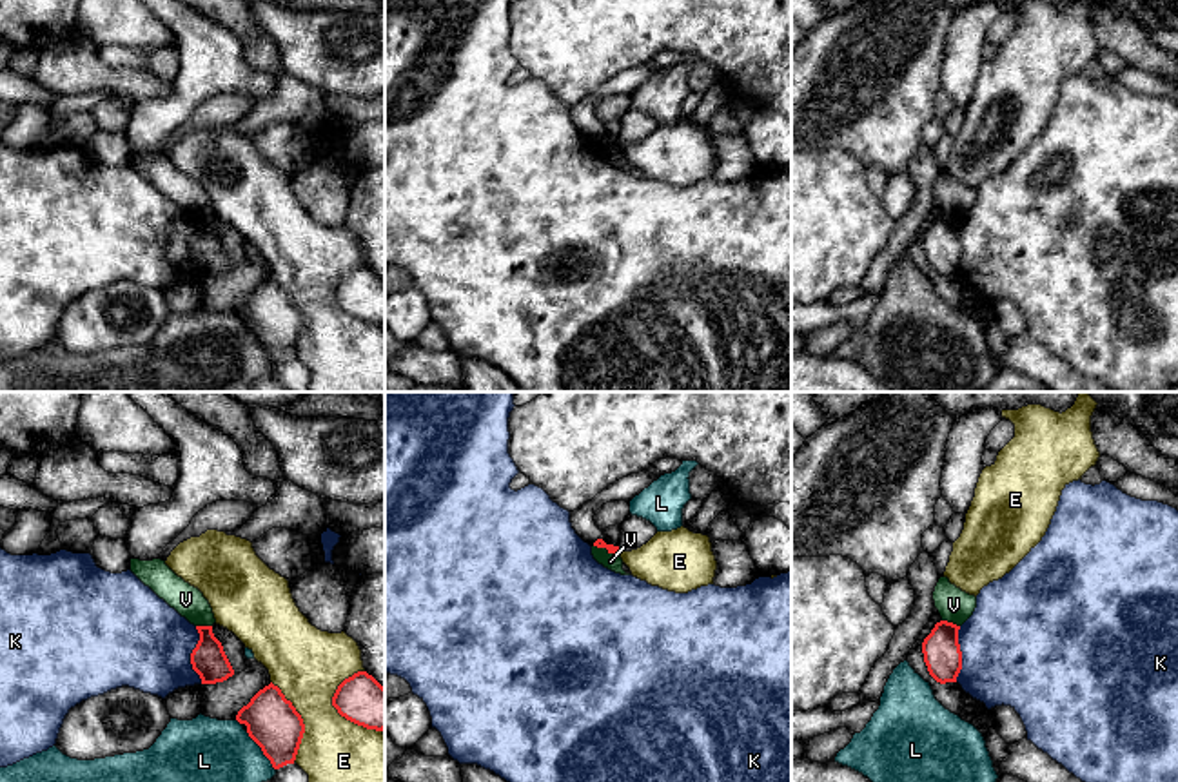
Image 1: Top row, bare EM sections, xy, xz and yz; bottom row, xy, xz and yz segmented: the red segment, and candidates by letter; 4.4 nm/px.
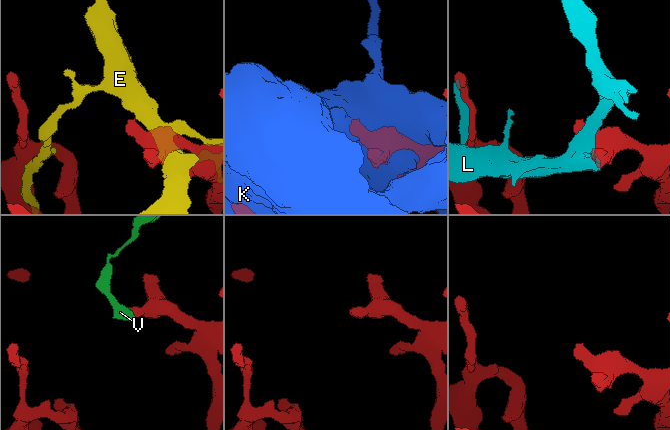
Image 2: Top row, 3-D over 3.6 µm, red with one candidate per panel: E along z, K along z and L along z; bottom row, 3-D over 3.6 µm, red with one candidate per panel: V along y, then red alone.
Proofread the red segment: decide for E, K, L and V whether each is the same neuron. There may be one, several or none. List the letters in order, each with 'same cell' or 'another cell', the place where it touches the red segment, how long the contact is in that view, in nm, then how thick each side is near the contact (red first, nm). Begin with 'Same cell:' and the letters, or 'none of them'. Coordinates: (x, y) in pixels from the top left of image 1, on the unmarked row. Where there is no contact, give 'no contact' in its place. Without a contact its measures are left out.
Same cell: none of them
E: another cell | xy (338, 305) | 300 nm | 220/380 nm
K: another cell | xy (191, 249) | 260 nm | 160/420 nm
L: another cell | xy (262, 343) | 220 nm | 240/440 nm
V: another cell | xz (607, 142) | 130 nm | 50/70 nm

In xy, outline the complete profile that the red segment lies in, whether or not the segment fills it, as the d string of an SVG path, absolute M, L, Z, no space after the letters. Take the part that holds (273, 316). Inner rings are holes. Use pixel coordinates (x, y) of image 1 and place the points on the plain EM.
M272 276L260 283L236 314L247 319L249 330L261 341L274 363L294 357L305 318L290 294Z

